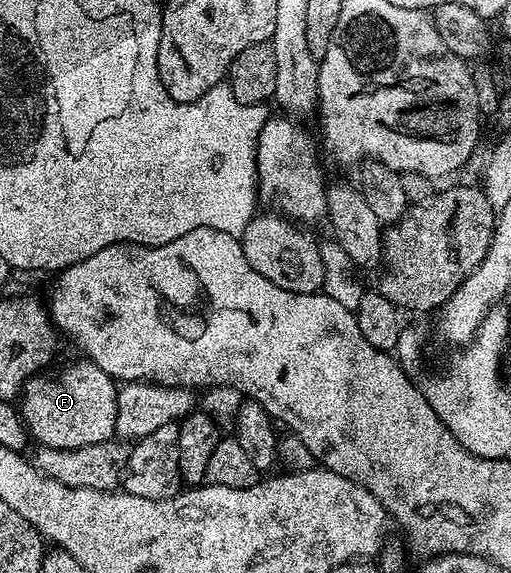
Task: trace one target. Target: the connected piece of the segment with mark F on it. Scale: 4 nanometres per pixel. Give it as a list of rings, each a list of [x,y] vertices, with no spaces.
[[[81,361],[54,372],[39,372],[25,381],[20,395],[20,413],[29,435],[43,447],[78,449],[115,437],[117,383],[96,363]]]

